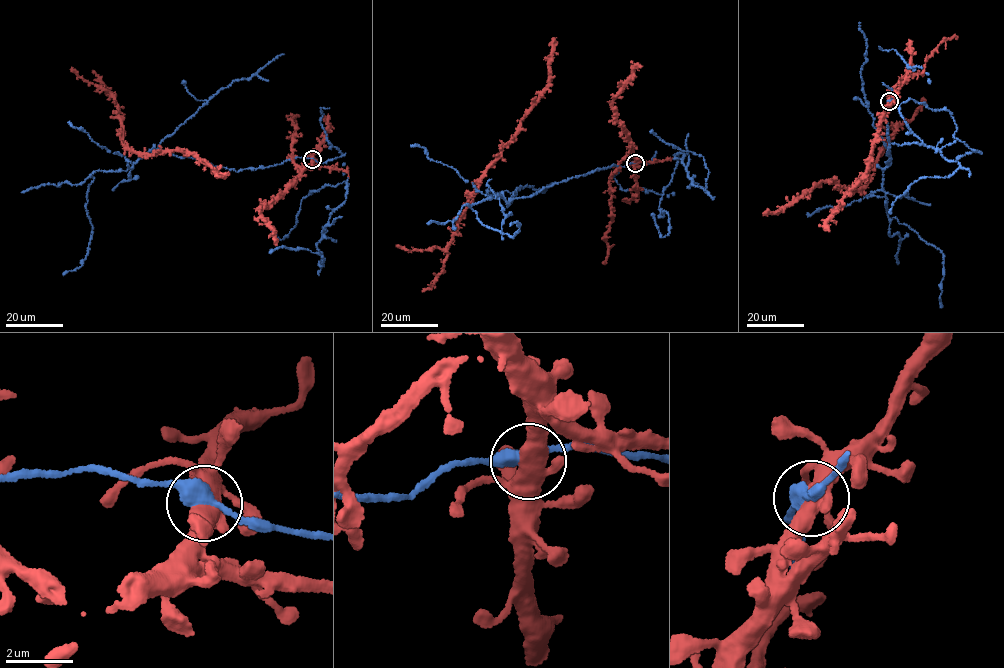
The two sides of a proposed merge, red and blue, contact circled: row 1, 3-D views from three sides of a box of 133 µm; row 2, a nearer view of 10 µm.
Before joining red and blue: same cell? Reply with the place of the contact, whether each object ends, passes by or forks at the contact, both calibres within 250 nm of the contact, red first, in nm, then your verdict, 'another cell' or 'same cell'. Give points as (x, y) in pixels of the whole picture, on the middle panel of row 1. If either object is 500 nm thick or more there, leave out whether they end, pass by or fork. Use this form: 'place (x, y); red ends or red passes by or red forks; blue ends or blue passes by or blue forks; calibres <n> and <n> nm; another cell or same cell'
place (635, 163); calibres 550 and 360 nm; another cell

